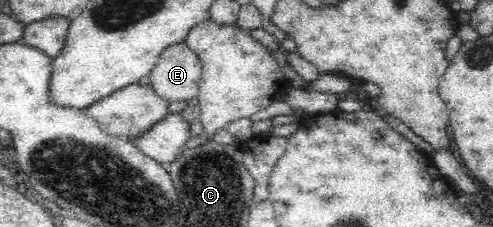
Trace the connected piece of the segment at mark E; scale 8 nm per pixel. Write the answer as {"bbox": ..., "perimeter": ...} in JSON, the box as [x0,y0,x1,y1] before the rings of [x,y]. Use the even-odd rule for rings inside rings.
{"bbox":[150,42,202,102],"perimeter":[[[185,42],[166,47],[150,71],[150,87],[168,102],[185,102],[196,98],[202,74],[200,59]]]}

